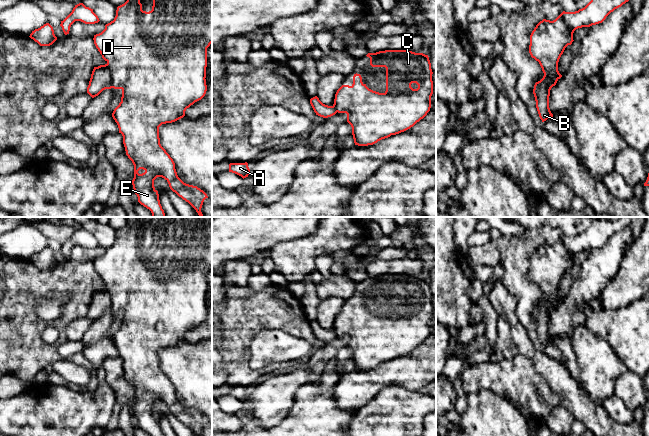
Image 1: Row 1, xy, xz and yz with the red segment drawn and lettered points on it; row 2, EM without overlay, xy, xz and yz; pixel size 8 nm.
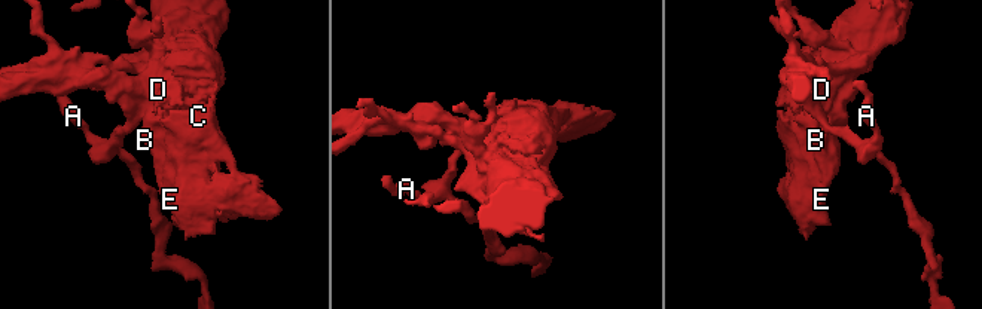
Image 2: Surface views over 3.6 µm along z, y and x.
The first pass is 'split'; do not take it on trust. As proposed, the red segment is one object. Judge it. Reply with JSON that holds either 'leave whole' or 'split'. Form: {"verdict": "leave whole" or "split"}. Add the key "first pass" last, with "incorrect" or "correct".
{"verdict": "split", "first pass": "correct"}

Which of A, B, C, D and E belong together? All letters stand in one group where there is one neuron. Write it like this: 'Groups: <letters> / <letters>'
Groups: A / B C D E

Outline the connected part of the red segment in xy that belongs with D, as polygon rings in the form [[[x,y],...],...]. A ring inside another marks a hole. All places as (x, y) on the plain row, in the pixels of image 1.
[[[127,217],[127,225],[118,230],[113,245],[105,253],[94,259],[94,268],[112,299],[111,312],[121,313],[122,321],[114,333],[112,341],[123,360],[126,379],[134,389],[133,413],[138,426],[151,436],[164,436],[154,411],[157,401],[164,402],[170,413],[188,426],[196,436],[201,436],[207,418],[197,410],[184,407],[177,399],[175,387],[160,368],[159,351],[175,346],[185,340],[185,335],[201,324],[207,315],[206,291],[207,272],[212,267],[212,221],[206,217]],[[143,221],[153,223],[152,234],[142,234],[140,224]]]

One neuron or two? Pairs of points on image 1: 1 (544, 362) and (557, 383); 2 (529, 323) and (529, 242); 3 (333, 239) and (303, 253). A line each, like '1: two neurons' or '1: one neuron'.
1: one neuron
2: one neuron
3: one neuron

